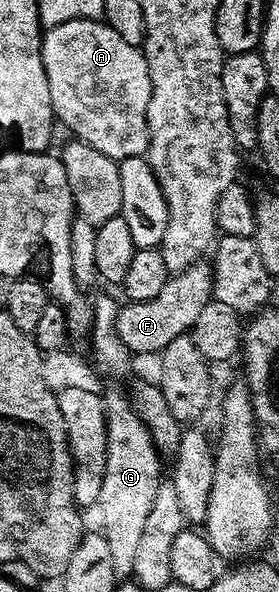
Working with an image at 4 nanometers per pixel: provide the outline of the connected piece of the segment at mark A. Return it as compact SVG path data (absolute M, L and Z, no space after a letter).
M103 19L98 20L71 20L62 22L60 26L47 29L40 37L40 53L42 54L42 70L46 70L46 86L50 86L50 102L52 103L52 114L57 121L60 120L72 131L71 135L75 139L86 142L94 150L102 150L111 160L117 162L130 158L131 156L144 156L148 150L148 119L146 110L150 106L150 94L152 93L152 83L150 82L150 70L144 57L143 51L139 47L131 45L125 41L110 25Z

